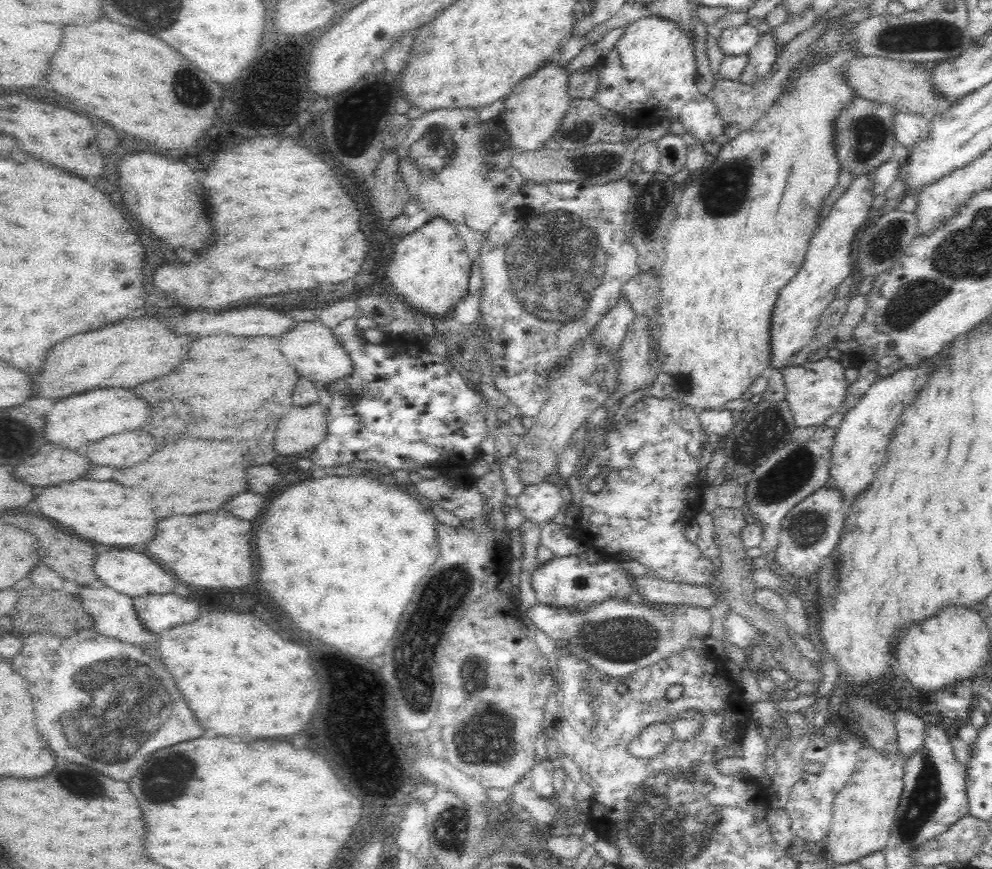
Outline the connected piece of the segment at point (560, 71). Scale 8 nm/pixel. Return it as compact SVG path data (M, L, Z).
M556 60L548 62L536 72L526 76L510 90L504 99L504 111L498 116L505 124L515 151L542 149L560 128L560 121L571 104L569 98L569 76Z

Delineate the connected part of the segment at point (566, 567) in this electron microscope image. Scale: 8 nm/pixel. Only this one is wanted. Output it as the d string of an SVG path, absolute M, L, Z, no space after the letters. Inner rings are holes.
M576 555L554 557L532 570L530 585L538 603L554 608L576 608L586 610L591 604L603 601L608 597L616 597L622 601L632 603L652 603L645 600L632 589L630 572L619 566L616 559L606 559L598 564L588 564L585 560L578 560Z

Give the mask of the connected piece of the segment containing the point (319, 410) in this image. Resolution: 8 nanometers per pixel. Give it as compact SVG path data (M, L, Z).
M320 400L310 406L296 406L276 424L274 450L282 456L311 452L324 440L326 429L327 407Z

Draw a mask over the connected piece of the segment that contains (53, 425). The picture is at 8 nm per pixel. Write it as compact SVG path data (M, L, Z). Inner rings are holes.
M110 388L110 390L94 390L80 396L70 396L56 402L46 412L44 422L44 440L54 448L76 450L82 444L93 443L107 436L124 431L134 431L146 420L148 407L145 402L130 394L130 389Z

